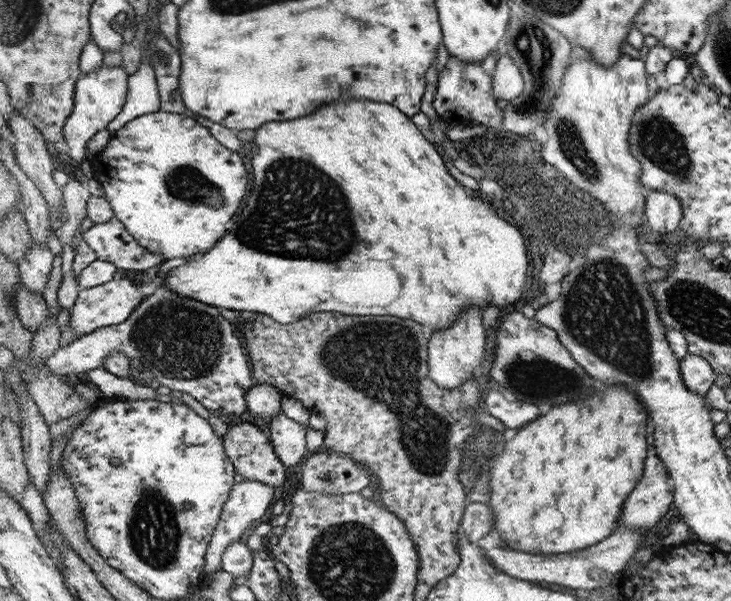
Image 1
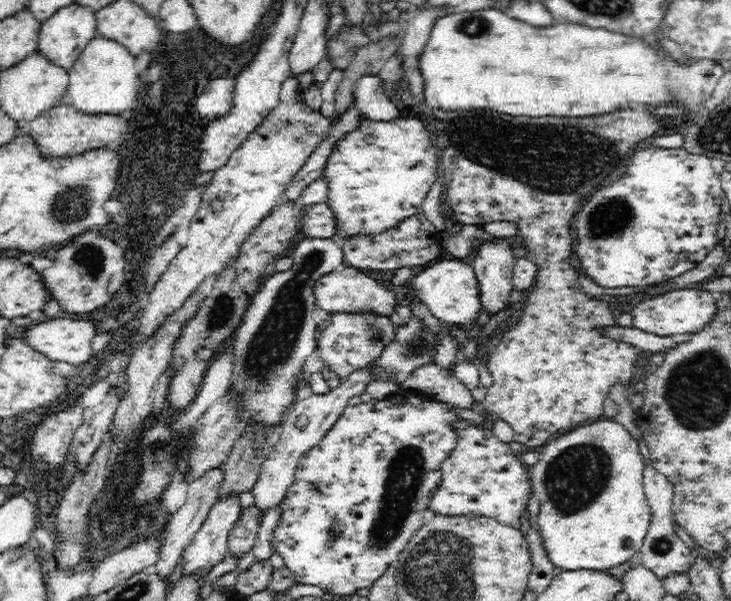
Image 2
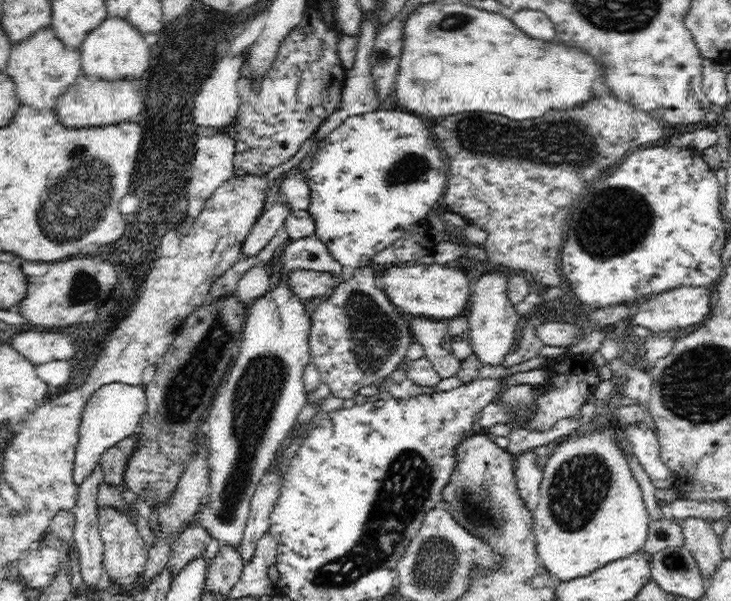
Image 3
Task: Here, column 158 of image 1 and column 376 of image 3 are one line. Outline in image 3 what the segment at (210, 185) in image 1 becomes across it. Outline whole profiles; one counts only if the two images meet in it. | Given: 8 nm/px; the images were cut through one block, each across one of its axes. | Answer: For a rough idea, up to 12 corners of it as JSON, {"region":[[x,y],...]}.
{"region":[[418,114],[345,118],[303,176],[315,236],[366,267],[441,204]]}

